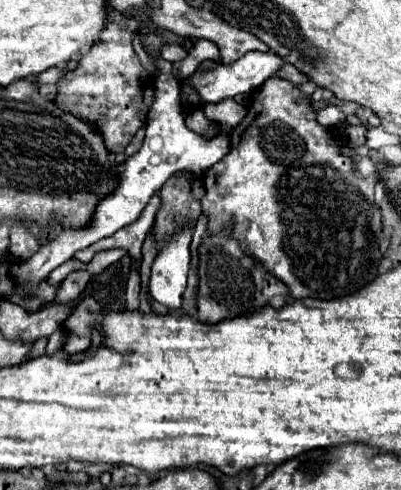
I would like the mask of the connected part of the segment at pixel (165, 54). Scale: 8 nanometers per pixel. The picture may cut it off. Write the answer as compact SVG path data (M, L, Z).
M166 43L160 47L160 57L170 61L170 63L176 63L176 61L182 61L186 57L186 49L176 45L176 43Z

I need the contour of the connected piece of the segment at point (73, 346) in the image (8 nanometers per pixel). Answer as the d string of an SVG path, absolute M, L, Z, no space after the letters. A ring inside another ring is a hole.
M70 335L67 338L64 346L62 347L62 351L66 354L75 354L82 352L85 349L88 349L92 343L91 338L87 337L77 337L75 335Z

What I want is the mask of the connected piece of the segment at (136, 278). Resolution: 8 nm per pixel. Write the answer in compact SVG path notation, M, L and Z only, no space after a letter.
M131 267L126 285L126 303L128 303L126 309L138 309L138 293L140 293L140 275Z

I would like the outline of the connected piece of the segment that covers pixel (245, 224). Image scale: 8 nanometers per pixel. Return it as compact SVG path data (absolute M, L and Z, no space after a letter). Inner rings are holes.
M270 77L254 95L252 103L248 105L248 113L242 119L240 125L234 127L230 135L230 153L218 161L214 167L210 167L204 175L204 187L206 195L202 197L202 213L208 215L208 231L220 231L226 221L234 219L234 237L240 241L242 251L250 257L254 257L258 263L262 263L272 275L282 279L288 287L294 299L304 299L304 297L314 297L314 299L334 299L334 297L344 297L350 293L360 291L362 285L370 283L378 275L378 263L382 259L380 247L378 247L378 235L382 233L382 217L380 209L374 203L374 187L376 187L376 175L372 177L356 177L352 173L352 161L350 157L344 157L340 153L340 135L336 135L332 129L326 129L318 125L316 121L316 111L310 109L308 95L296 89L294 83L288 83L284 79ZM296 97L304 97L304 101L296 103Z

